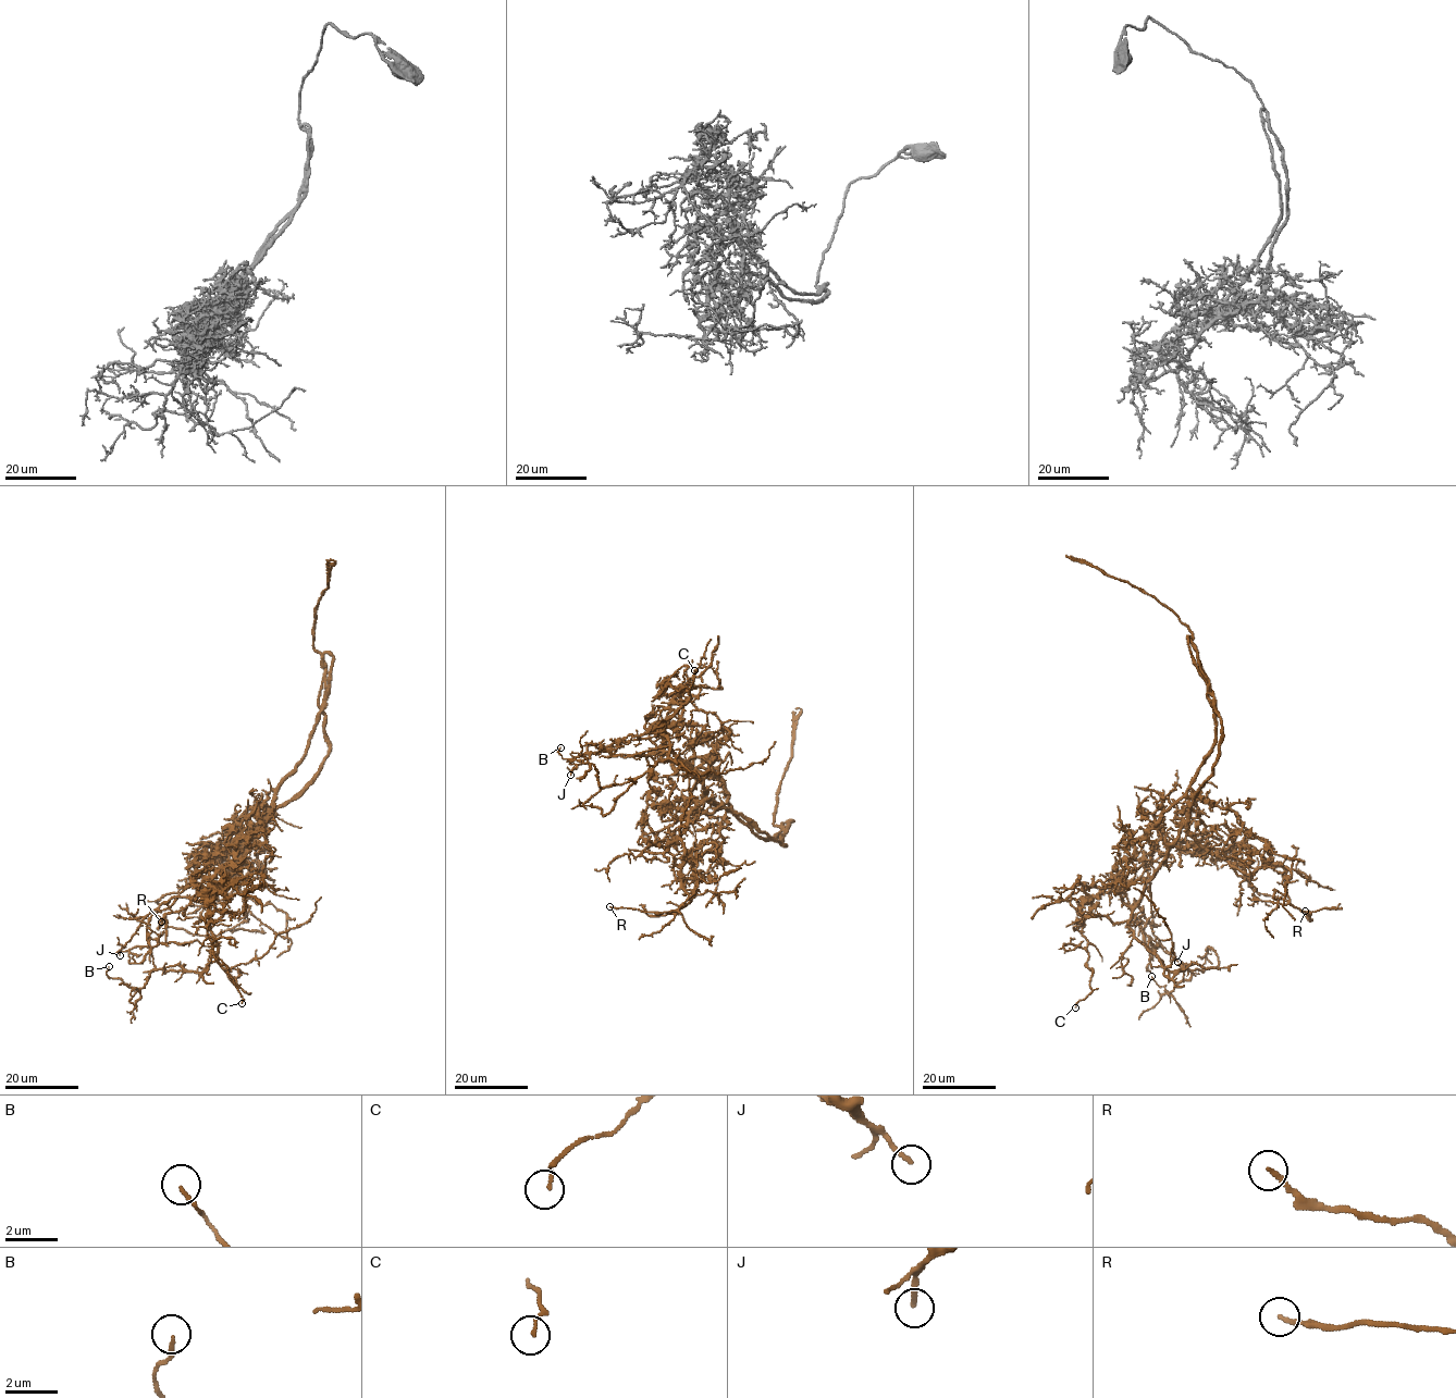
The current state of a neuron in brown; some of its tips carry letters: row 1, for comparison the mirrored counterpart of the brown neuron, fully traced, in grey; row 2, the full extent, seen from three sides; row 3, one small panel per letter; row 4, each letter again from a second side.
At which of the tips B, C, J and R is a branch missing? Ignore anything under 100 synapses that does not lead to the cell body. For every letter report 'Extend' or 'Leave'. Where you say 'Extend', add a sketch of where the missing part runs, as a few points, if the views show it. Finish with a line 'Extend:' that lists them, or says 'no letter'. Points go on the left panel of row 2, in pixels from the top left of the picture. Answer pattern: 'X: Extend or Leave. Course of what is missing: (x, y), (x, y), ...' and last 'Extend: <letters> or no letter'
B: Leave
C: Leave
J: Leave
R: Leave
Extend: no letter

